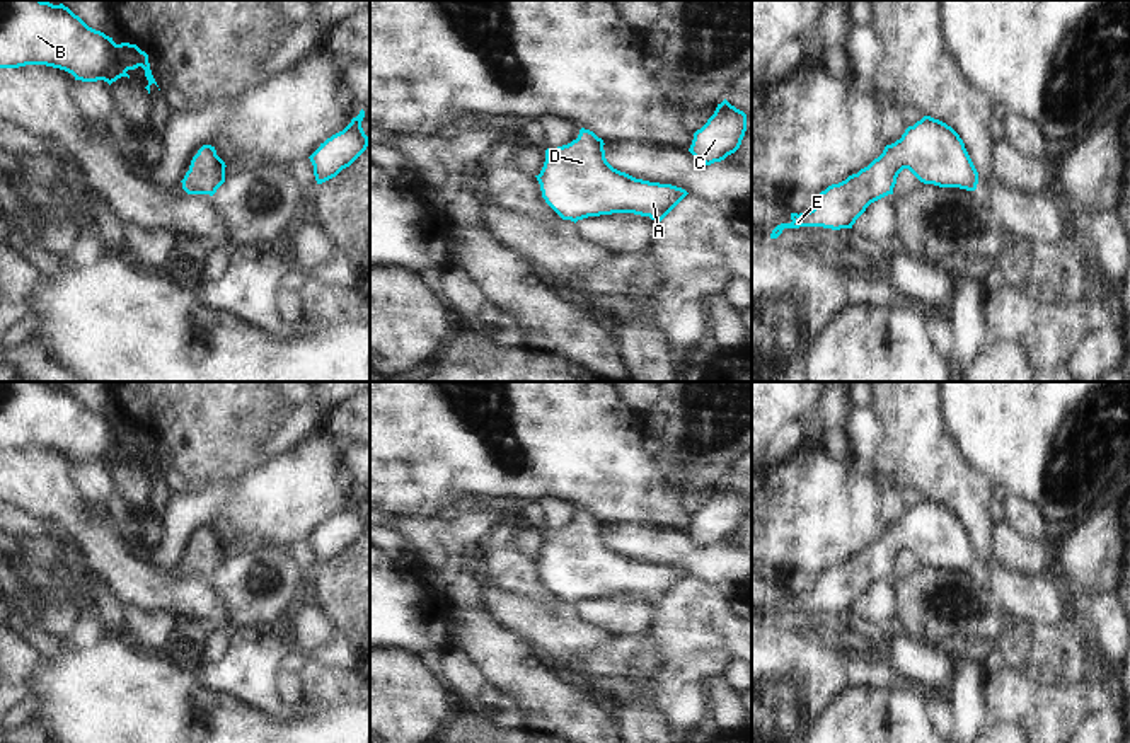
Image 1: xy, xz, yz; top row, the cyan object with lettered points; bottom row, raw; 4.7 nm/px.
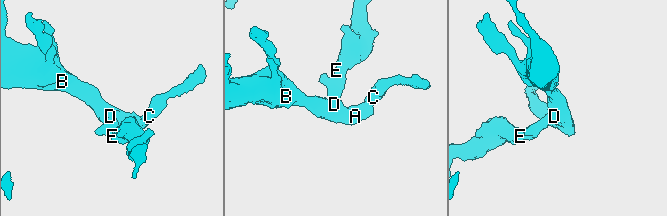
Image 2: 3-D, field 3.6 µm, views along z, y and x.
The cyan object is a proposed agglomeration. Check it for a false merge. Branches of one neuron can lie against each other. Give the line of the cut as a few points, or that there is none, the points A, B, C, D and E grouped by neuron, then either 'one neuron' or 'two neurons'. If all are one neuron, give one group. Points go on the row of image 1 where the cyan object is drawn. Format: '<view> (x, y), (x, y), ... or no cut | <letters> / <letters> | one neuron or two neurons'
no cut | A B C D E | one neuron

